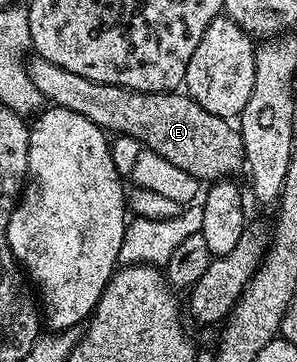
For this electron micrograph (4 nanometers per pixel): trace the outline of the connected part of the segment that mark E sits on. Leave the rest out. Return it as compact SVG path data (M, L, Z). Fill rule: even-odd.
M33 55L31 59L26 64L30 82L38 86L41 97L49 105L82 114L82 118L90 118L90 122L104 129L105 133L125 132L133 136L137 145L161 155L178 166L178 170L186 170L186 174L195 180L215 182L232 178L239 168L245 167L244 139L239 129L220 116L203 110L187 93L176 90L134 92L129 88L95 84L90 78L70 74L70 70L62 70L62 66L54 66L54 62L41 56Z

